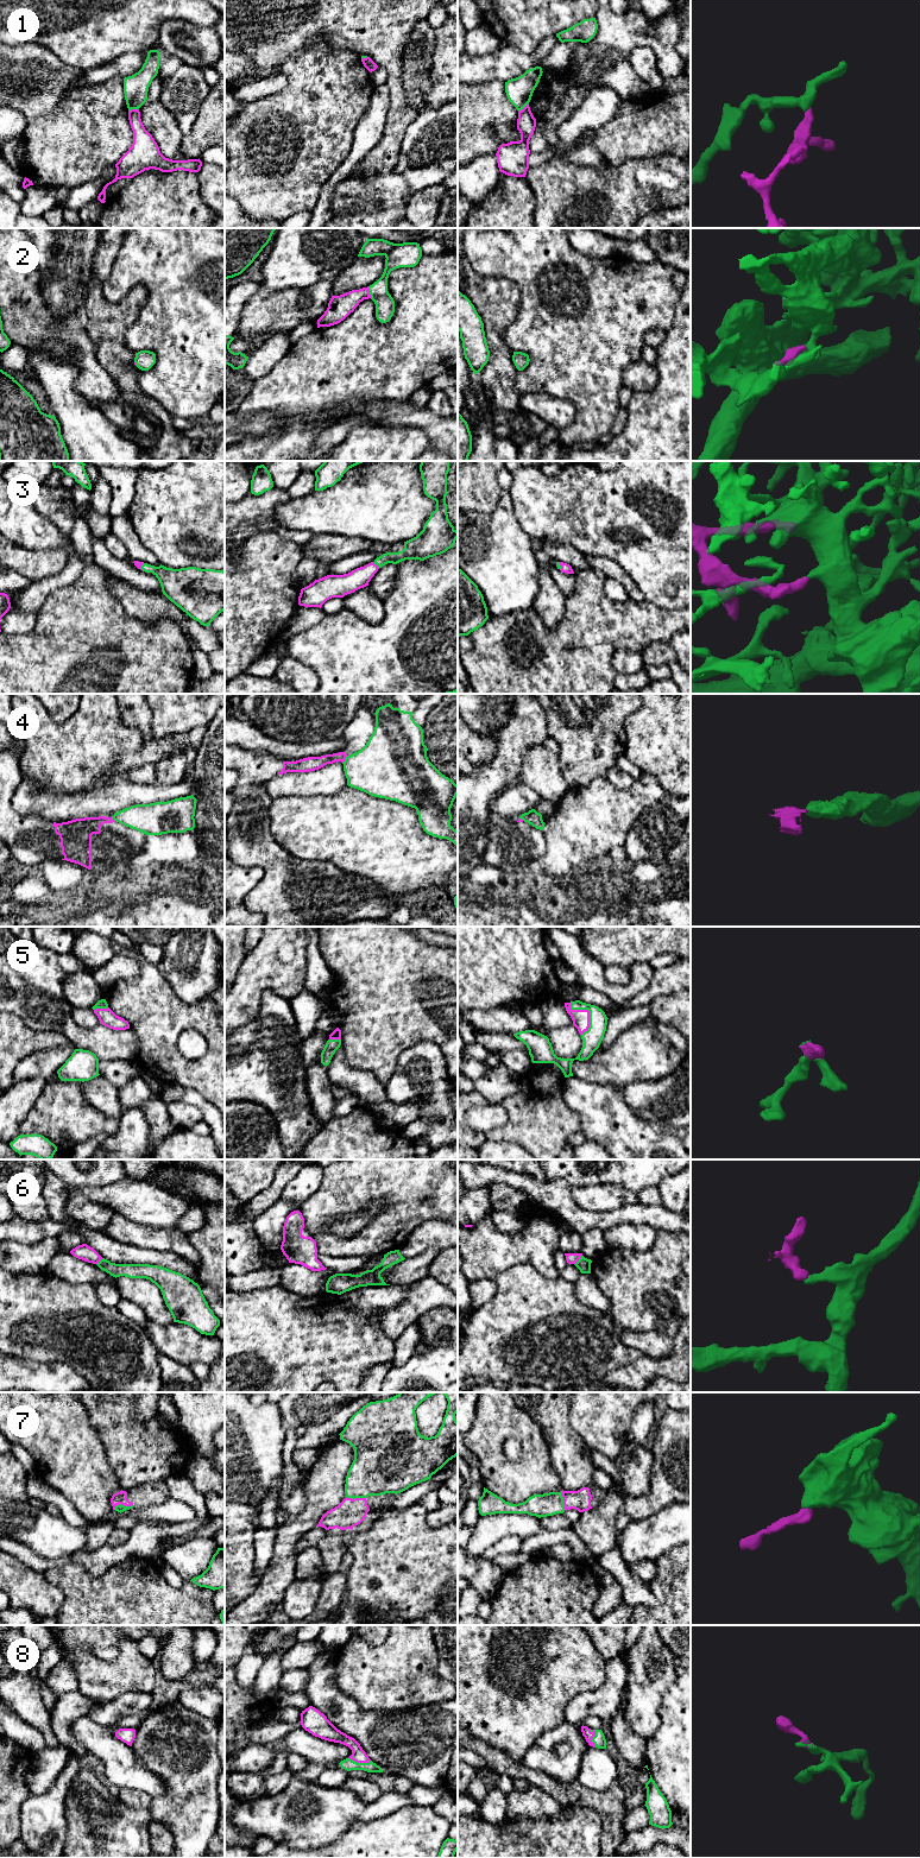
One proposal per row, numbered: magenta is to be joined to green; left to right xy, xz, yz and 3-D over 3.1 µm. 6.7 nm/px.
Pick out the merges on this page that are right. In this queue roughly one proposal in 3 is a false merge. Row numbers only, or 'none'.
2, 3, 5, 7, 8

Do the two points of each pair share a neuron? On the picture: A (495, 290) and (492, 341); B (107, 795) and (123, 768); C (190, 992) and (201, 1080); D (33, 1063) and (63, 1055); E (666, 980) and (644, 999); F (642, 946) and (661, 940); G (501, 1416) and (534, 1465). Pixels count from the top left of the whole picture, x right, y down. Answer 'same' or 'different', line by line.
A: same
B: different
C: different
D: same
E: same
F: same
G: same

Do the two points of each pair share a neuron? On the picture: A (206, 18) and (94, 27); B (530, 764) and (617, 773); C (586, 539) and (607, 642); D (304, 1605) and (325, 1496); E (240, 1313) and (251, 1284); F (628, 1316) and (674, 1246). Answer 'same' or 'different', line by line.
A: same
B: different
C: different
D: different
E: different
F: same

